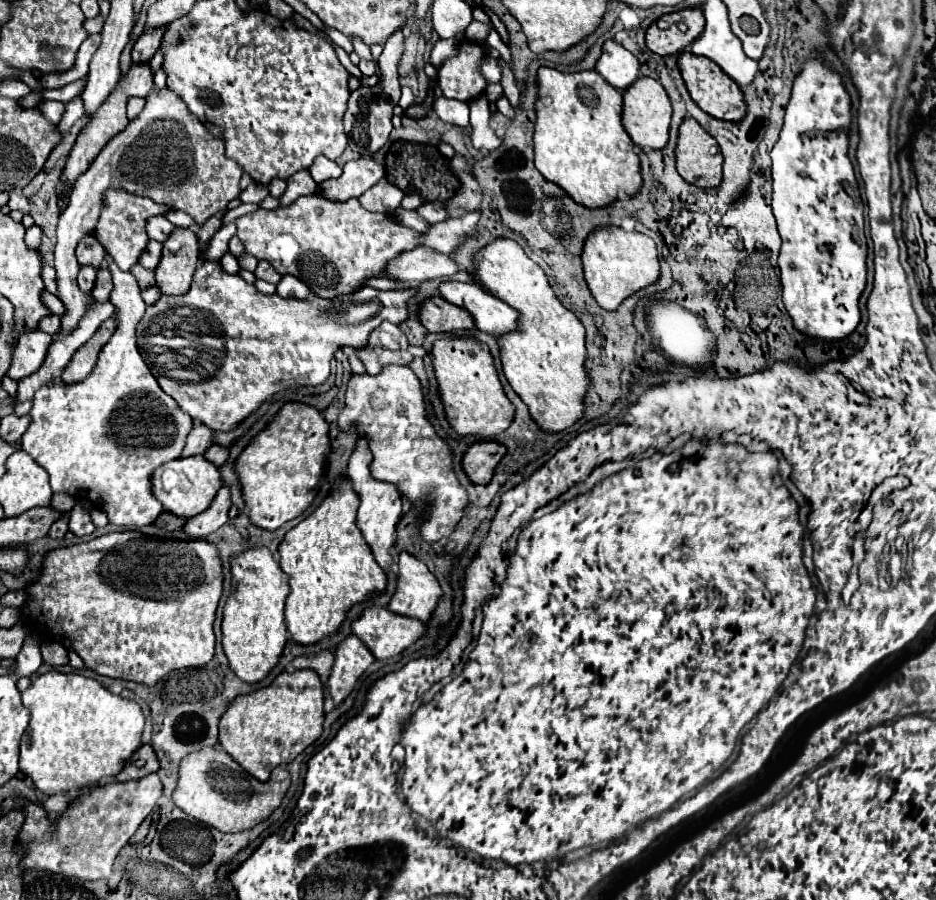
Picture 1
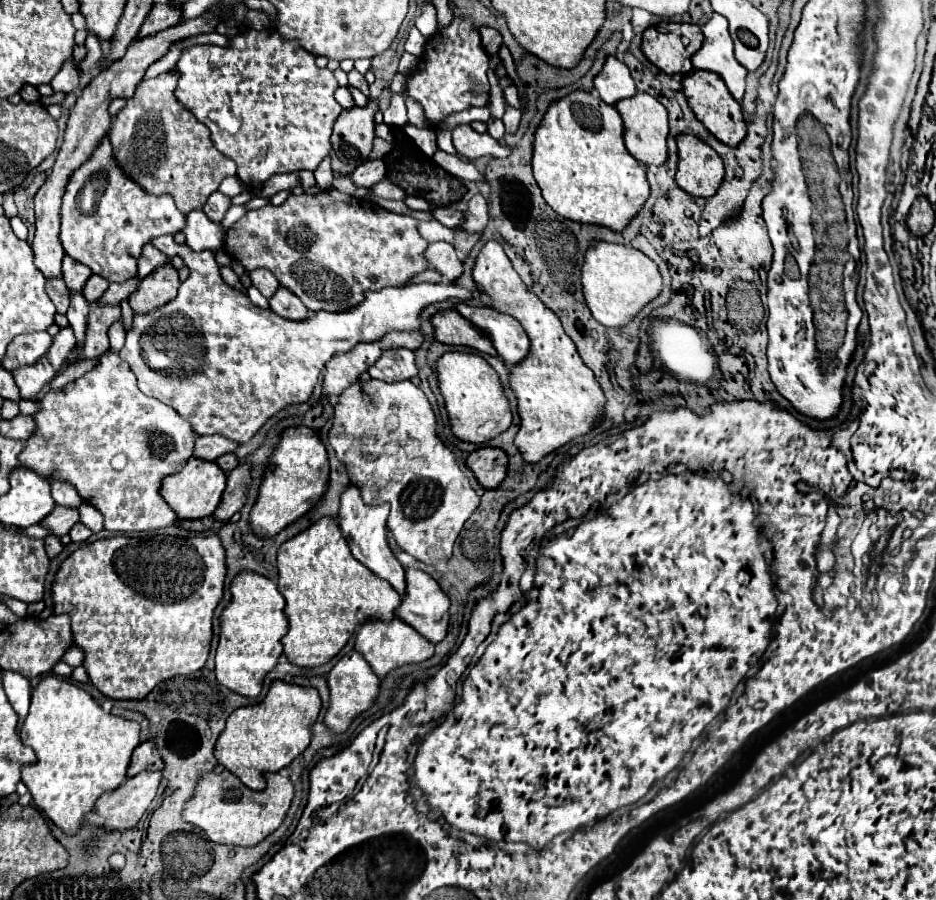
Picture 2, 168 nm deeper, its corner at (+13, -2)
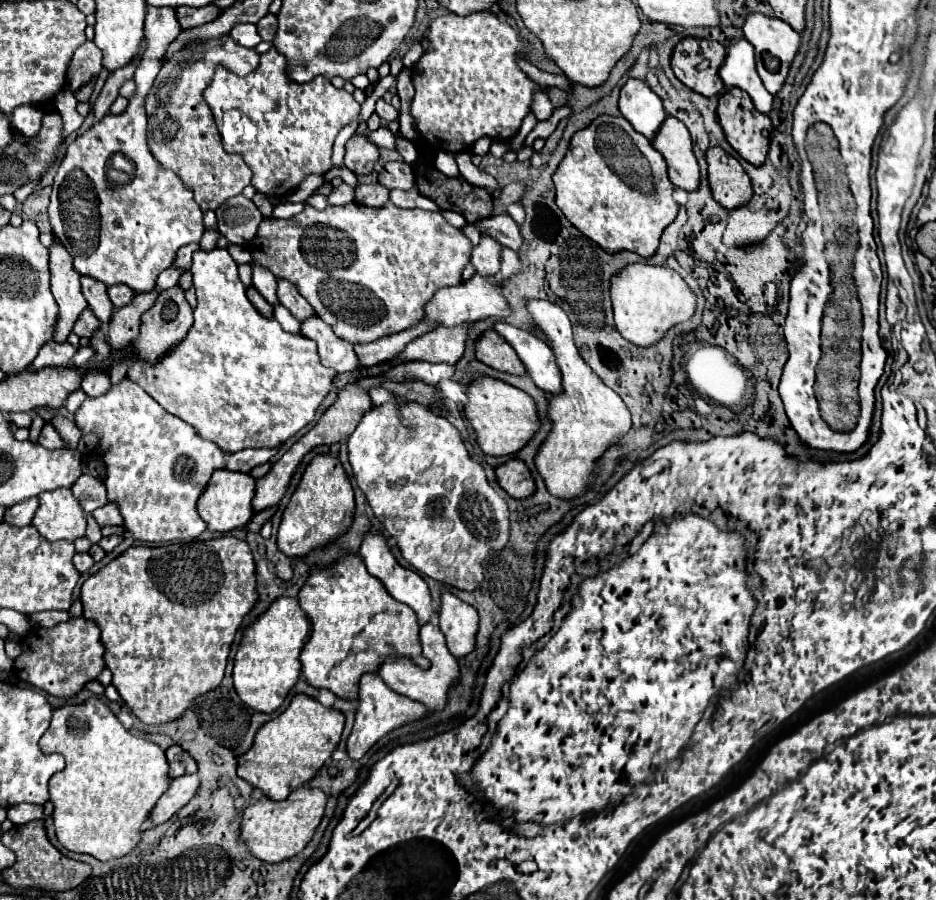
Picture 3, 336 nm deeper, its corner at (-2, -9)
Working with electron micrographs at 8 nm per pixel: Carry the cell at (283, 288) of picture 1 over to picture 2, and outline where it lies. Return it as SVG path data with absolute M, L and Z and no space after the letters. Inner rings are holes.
M281 287L273 299L269 299L271 303L271 309L283 317L283 319L289 319L289 321L305 321L309 317L309 309L297 301L297 297L293 297L293 293L289 293L285 287Z

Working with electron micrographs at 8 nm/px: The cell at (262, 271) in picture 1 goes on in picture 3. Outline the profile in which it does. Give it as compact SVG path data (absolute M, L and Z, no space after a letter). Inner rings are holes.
M278 280L276 294L278 294L278 302L286 306L298 320L312 316L312 306L296 292L296 286L290 284L288 280Z

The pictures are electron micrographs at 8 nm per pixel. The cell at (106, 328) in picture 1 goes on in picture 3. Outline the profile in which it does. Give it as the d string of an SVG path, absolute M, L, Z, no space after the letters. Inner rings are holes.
M154 290L146 294L136 294L132 304L114 310L112 320L108 322L108 342L114 352L122 352L138 336L140 316L154 304L156 296L158 292Z

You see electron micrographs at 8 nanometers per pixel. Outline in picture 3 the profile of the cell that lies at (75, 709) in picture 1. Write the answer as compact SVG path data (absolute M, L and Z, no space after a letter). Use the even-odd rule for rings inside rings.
M100 698L56 708L48 732L40 738L40 750L58 752L66 760L66 768L56 772L48 786L60 844L98 860L120 858L136 848L150 810L170 784L164 750L130 734Z

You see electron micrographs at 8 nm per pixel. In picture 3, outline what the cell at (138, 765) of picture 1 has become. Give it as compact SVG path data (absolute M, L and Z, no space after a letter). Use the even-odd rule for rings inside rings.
M170 746L166 750L166 758L168 758L168 766L170 766L170 770L168 770L170 778L178 778L178 776L196 772L196 762L180 746Z

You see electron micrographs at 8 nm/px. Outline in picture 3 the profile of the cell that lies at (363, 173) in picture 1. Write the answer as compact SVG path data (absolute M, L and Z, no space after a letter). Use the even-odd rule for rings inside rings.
M388 162L378 174L378 184L382 184L388 190L394 190L394 188L410 190L414 186L412 168L406 162Z

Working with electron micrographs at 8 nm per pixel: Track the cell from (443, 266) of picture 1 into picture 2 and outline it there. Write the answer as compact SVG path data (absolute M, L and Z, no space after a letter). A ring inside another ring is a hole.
M431 243L425 251L425 257L429 259L431 267L437 269L447 281L457 281L463 273L463 261L449 243Z

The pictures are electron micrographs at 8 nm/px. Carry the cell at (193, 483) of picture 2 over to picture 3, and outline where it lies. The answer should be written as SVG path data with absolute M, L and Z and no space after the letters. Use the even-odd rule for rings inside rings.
M226 468L212 472L212 478L208 482L208 488L200 494L198 500L198 512L200 518L206 520L208 530L212 532L230 532L234 528L246 526L248 520L252 518L252 496L254 496L256 480L250 474L244 472L230 472Z

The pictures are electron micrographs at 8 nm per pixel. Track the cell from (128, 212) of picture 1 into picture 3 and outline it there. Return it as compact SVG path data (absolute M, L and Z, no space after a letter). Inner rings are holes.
M148 6L144 34L148 38L148 48L142 56L138 70L134 72L136 94L130 98L128 108L114 116L106 114L88 132L80 134L66 150L64 160L54 178L52 200L50 200L50 224L58 240L68 248L74 258L74 268L92 276L106 286L126 284L134 292L152 292L158 274L172 264L172 258L180 246L190 242L200 242L204 234L202 210L192 198L192 190L184 188L180 178L170 170L162 170L146 144L146 112L144 98L154 84L154 78L162 66L166 46L180 34L180 24L176 20L174 8L152 8Z

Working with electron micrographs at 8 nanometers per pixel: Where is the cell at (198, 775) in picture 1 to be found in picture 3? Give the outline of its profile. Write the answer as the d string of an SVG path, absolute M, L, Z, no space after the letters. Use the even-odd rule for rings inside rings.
M308 786L294 788L290 792L290 796L282 802L254 800L242 812L240 842L252 852L252 856L256 856L264 862L282 862L286 858L292 858L312 838L314 828L318 826L318 822L322 818L324 806L326 806L324 792L316 790L316 788L308 788Z

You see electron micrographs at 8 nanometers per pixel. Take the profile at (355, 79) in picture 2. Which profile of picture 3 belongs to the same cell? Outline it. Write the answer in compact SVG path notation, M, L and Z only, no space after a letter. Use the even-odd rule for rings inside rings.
M378 98L378 102L376 102L376 114L378 114L382 120L386 120L386 122L392 122L392 120L398 118L396 108L394 108L392 104L388 104L388 102L384 102L382 98Z

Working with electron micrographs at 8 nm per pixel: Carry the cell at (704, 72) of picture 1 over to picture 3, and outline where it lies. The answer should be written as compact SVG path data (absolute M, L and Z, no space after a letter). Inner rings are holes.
M728 88L726 92L722 92L718 96L718 108L716 108L720 126L726 134L728 144L750 164L760 166L766 160L766 152L768 152L768 142L770 142L770 132L772 132L772 124L768 114L756 112L750 96L740 90L740 88Z

